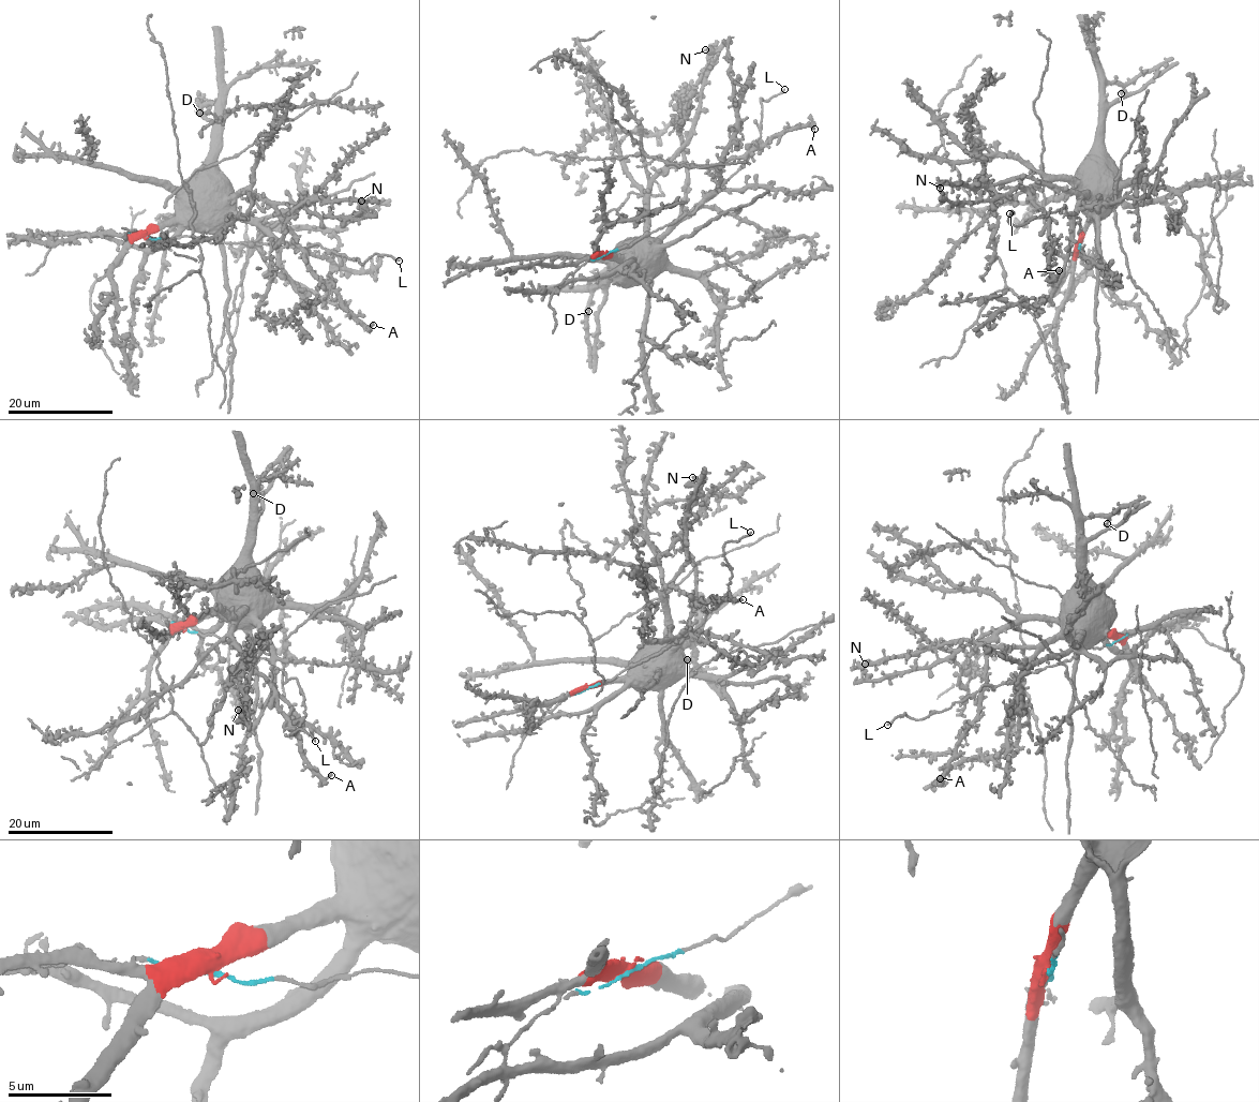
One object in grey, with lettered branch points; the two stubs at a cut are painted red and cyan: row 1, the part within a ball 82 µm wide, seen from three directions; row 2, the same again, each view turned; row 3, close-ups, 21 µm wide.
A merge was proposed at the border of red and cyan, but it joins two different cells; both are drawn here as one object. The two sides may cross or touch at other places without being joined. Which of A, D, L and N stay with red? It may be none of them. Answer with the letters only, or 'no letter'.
A, D, N

